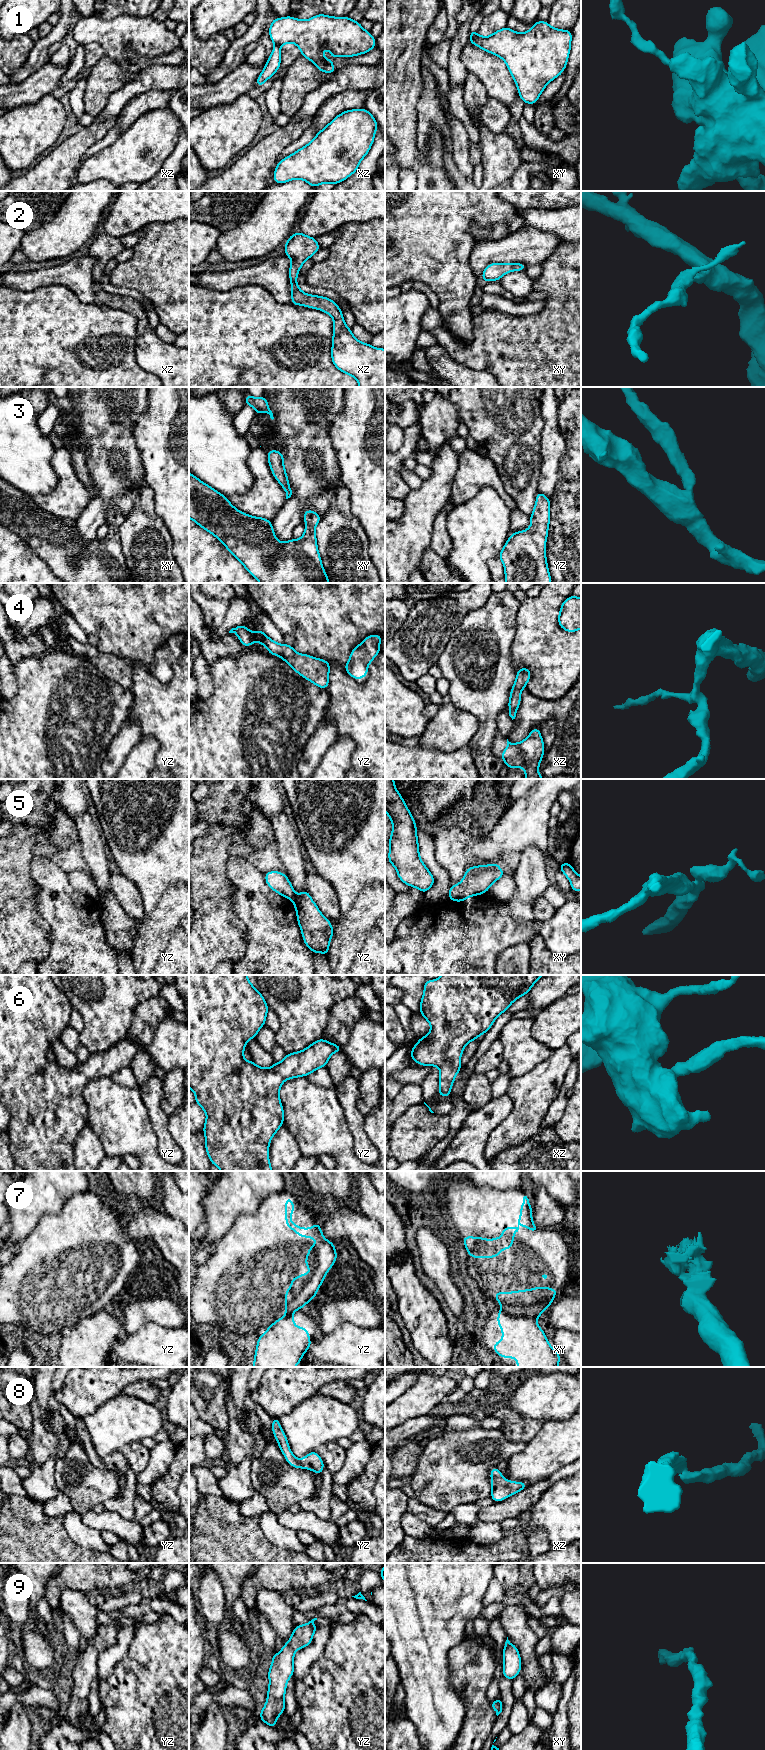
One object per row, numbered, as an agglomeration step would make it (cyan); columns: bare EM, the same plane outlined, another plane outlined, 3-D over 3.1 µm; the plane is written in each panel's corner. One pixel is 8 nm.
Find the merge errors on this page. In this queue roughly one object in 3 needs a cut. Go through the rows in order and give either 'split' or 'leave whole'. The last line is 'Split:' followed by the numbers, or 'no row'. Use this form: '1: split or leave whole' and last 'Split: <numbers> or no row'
1: split
2: leave whole
3: leave whole
4: leave whole
5: split
6: leave whole
7: split
8: leave whole
9: leave whole
Split: 1, 5, 7

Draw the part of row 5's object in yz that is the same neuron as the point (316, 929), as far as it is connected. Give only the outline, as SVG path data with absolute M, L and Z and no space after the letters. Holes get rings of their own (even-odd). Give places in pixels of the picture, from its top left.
M307 889L296 895L291 901L296 910L297 922L305 945L314 954L321 952L327 957L334 932L330 920L320 912Z

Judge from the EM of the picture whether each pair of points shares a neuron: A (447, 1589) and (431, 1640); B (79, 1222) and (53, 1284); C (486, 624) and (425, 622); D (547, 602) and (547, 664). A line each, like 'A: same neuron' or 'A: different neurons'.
A: same neuron
B: same neuron
C: different neurons
D: same neuron

